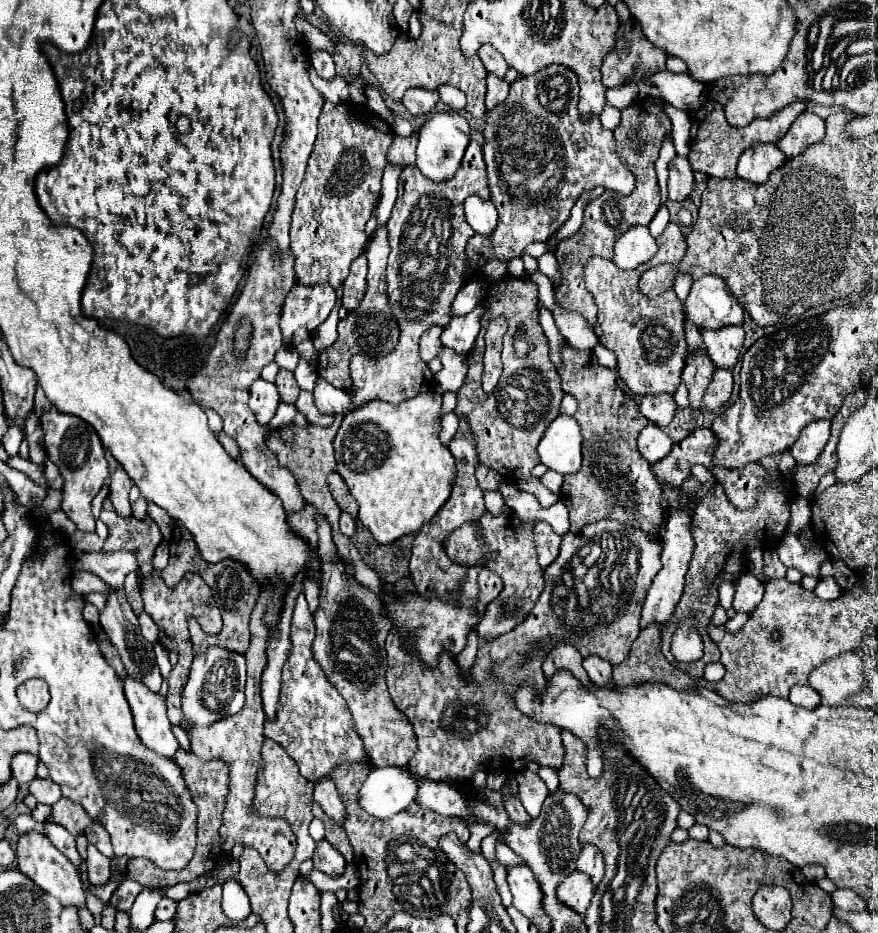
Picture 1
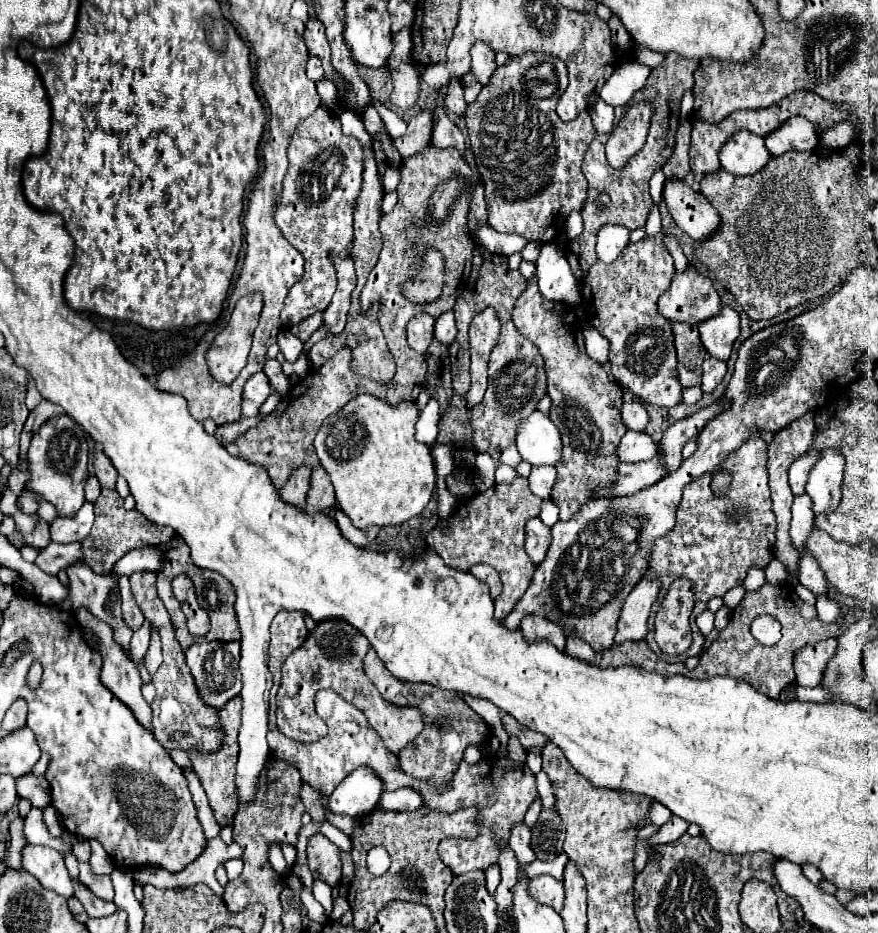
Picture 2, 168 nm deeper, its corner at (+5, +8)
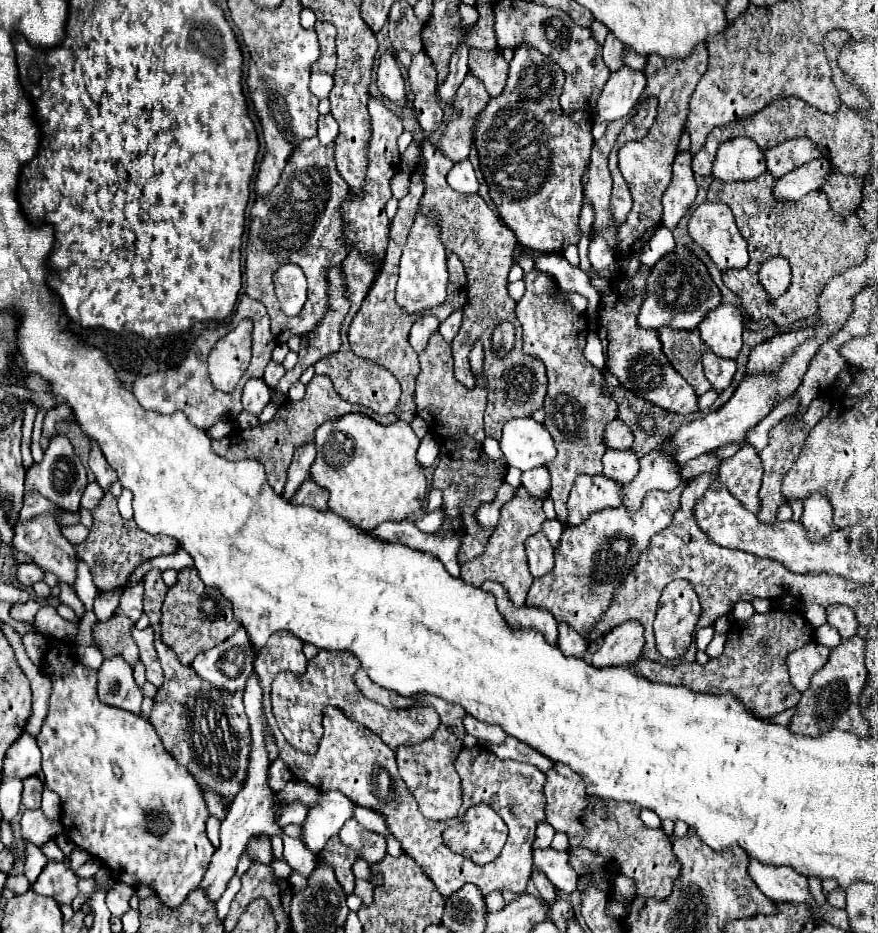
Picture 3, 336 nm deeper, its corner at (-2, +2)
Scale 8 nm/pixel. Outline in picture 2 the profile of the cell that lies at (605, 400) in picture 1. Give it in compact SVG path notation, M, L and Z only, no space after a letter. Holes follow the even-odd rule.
M530 279L526 291L518 297L512 319L520 333L526 335L544 357L548 395L552 397L550 419L558 425L564 443L550 499L560 509L560 521L568 521L580 505L596 497L596 489L618 481L620 461L616 461L616 445L628 431L624 421L620 421L622 387L616 381L610 381L602 365L584 353L582 325L578 323L574 309L544 299L536 279Z

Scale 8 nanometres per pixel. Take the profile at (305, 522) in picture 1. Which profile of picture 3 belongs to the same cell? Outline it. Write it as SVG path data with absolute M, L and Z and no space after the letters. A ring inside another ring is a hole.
M305 443L295 451L293 461L289 465L289 477L285 483L285 491L283 491L285 499L291 499L293 493L299 489L299 485L305 479L309 479L309 469L313 465L313 459L315 459L315 445L313 443Z

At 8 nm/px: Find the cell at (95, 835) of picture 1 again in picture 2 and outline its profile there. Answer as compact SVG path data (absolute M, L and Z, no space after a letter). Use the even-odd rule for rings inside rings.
M92 839L90 841L90 847L92 847L92 857L90 857L90 865L94 869L94 873L102 873L102 875L110 875L112 873L112 867L110 867L110 857L108 853L104 853L100 841Z

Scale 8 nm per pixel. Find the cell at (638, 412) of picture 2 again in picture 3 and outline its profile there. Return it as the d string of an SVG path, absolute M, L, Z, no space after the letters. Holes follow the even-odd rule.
M615 419L607 425L607 431L603 433L603 443L607 443L607 449L615 449L615 451L623 451L623 449L629 449L631 443L633 443L633 433L631 429Z

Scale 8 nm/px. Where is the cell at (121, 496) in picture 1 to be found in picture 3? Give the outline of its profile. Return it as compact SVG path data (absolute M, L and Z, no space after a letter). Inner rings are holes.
M93 443L93 445L91 445L91 453L89 453L89 467L91 467L93 475L95 475L95 481L99 483L99 487L101 487L103 491L107 491L107 489L109 489L109 485L111 485L113 481L117 481L115 471L113 471L113 469L111 469L111 465L103 459L103 453L101 453L101 449L99 449L99 445L97 445L97 443Z

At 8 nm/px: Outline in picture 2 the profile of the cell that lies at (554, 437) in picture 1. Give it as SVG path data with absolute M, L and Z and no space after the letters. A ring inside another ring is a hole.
M532 413L518 427L516 447L530 465L556 465L562 457L562 437L546 413Z

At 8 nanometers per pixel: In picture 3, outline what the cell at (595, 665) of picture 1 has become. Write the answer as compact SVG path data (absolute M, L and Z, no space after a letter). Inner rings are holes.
M559 623L557 627L559 627L557 647L561 649L561 653L563 655L571 655L571 657L585 657L587 651L589 651L589 647L583 641L583 637L575 629L567 627L567 623Z

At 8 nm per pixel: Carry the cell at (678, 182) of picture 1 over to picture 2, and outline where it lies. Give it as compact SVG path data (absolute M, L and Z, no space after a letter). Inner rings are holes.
M666 181L662 197L676 225L694 241L706 239L716 231L720 223L718 211L706 201L702 193L696 193L684 181Z

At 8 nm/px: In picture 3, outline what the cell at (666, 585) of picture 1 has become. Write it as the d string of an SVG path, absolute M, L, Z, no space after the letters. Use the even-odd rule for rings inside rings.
M627 621L615 627L603 641L597 645L591 655L593 667L633 667L643 649L643 627L639 621Z

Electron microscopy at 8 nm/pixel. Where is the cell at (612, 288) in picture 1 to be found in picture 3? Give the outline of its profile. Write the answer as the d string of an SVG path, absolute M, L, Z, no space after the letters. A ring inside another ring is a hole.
M641 267L637 271L637 275L631 279L631 285L635 289L633 299L625 297L625 287L627 285L621 279L613 281L615 285L613 285L611 293L601 297L597 335L603 343L607 371L613 373L623 387L627 387L635 395L655 403L661 409L681 413L681 415L697 413L699 411L697 395L695 395L693 387L679 373L675 373L675 369L671 367L671 363L663 355L661 341L657 339L657 333L653 329L641 329L637 325L637 313L639 313L639 307L645 299L645 285L647 285L649 271L651 271L649 267Z

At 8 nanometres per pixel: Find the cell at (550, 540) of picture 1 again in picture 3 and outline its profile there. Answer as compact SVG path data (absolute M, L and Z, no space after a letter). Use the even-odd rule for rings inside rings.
M535 533L527 539L525 543L525 553L527 553L527 563L531 575L537 579L545 573L551 571L553 567L553 547L549 545L547 537L543 533Z

